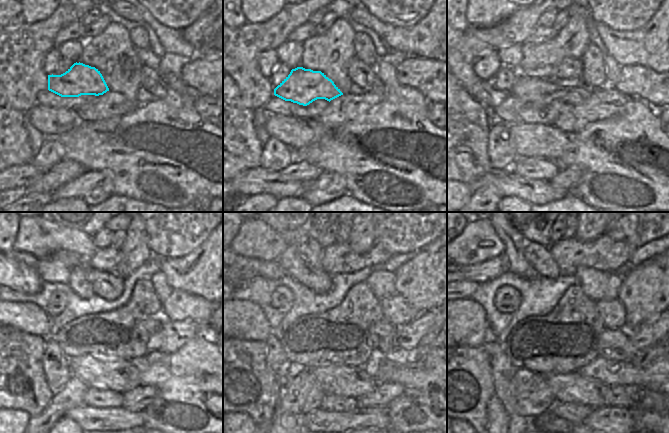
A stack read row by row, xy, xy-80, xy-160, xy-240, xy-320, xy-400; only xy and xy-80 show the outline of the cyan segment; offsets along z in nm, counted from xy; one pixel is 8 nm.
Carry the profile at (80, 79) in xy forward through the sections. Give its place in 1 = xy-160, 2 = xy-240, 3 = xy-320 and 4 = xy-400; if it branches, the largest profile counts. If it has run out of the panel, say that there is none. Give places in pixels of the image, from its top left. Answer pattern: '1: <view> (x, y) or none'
1: xy-160 (526, 88)
2: xy-240 (145, 328)
3: xy-320 (382, 335)
4: xy-400 (614, 344)

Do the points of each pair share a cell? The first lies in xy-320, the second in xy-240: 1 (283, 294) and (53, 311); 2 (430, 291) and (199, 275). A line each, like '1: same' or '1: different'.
1: same
2: same

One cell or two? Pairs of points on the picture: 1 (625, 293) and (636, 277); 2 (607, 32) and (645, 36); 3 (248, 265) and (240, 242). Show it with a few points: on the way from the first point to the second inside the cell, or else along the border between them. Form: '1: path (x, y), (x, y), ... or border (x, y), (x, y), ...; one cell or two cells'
1: path (628, 289), (636, 281); one cell
2: path (616, 40), (636, 40); one cell
3: border (233, 250), (243, 256), (268, 261); two cells

